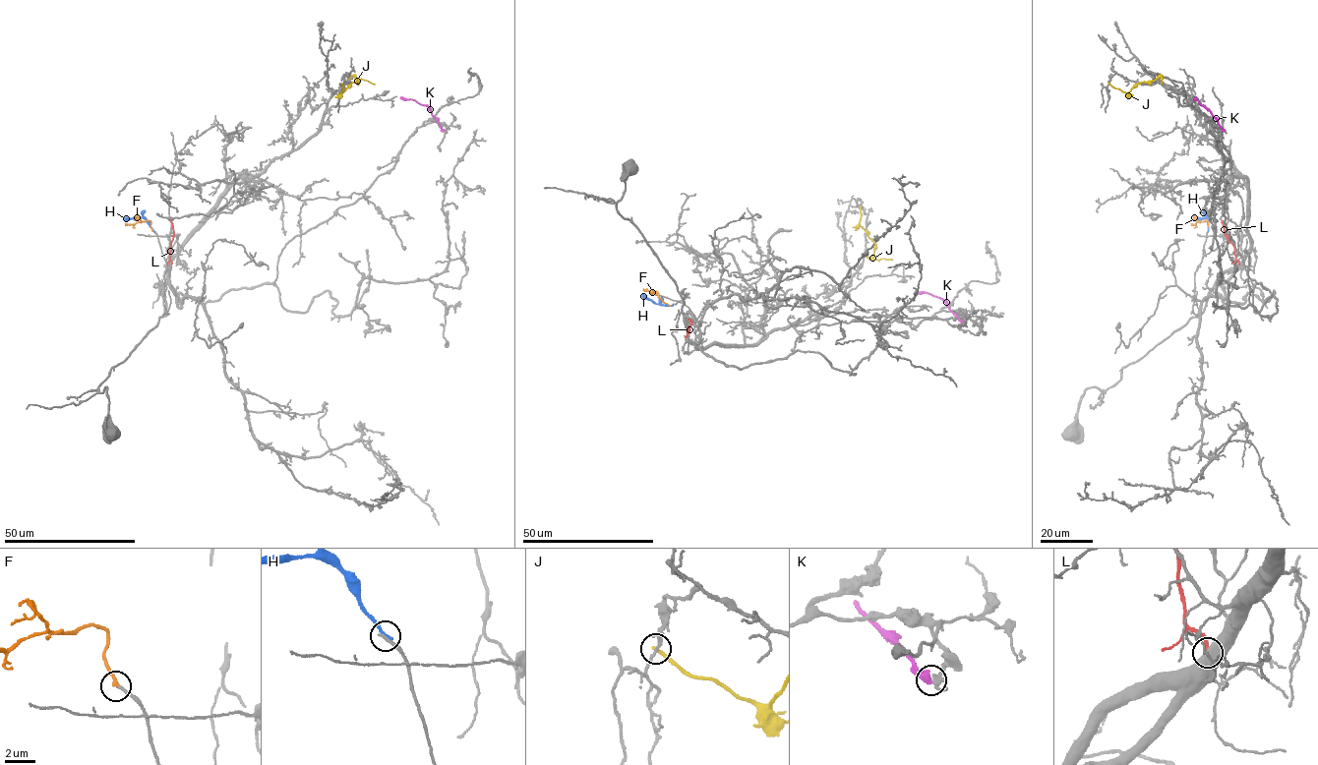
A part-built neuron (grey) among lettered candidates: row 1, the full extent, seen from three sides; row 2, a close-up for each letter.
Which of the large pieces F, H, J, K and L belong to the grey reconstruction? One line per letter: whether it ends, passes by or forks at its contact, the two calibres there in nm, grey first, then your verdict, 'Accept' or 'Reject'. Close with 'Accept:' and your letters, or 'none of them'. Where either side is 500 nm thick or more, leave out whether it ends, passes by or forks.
F: It ends there. Thickness 140 nm (grey) against 240 nm. Accept
H: It ends there. Thickness 190 nm (grey) against 200 nm. Reject
J: It ends there. Thickness 140 nm (grey) against 240 nm. Reject
K: Thickness 280 nm (grey) against 600 nm. Reject
L: Thickness 750 nm (grey) against 280 nm. Reject
Accept: F

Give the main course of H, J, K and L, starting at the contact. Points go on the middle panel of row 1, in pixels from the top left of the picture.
H: (672, 305), (654, 303), (641, 293)
J: (860, 206), (859, 225), (875, 244), (872, 259), (892, 260)
K: (962, 322), (943, 300), (929, 293), (918, 293)
L: (687, 337), (691, 322), (688, 319)

